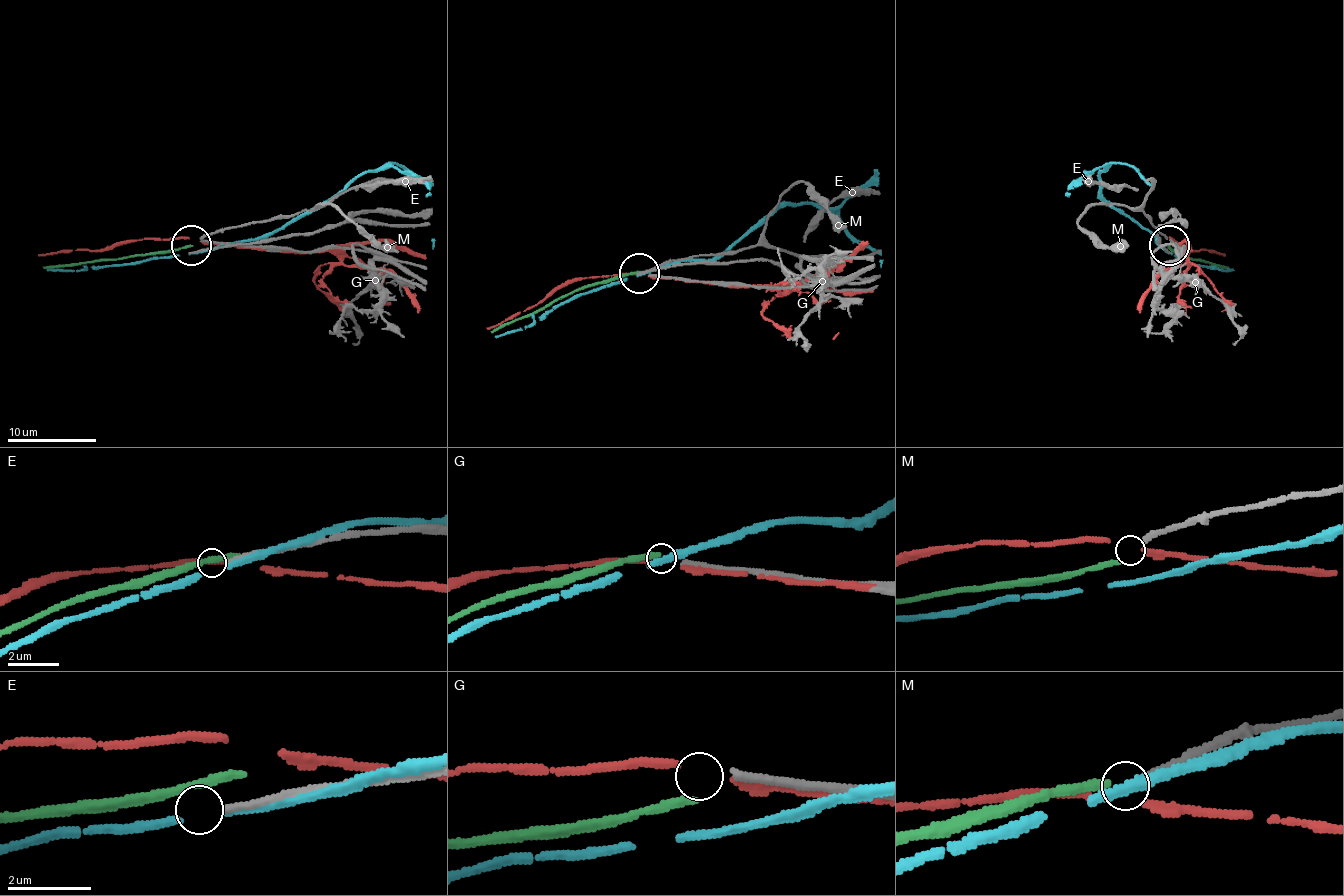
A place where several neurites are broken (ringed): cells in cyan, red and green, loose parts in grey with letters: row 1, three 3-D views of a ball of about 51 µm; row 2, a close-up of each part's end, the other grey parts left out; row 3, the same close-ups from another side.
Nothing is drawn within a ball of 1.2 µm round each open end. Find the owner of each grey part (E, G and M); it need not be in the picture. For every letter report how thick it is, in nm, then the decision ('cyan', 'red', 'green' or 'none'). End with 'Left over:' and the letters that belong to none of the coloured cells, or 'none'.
E: 180 nm | none
G: 190 nm | none
M: 200 nm | none
Left over: E, G, M

